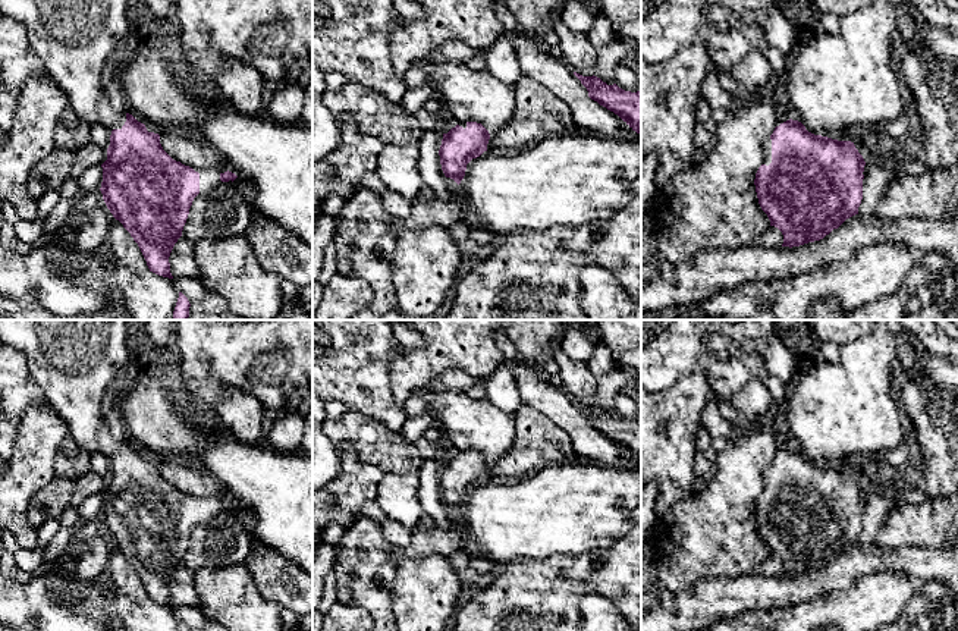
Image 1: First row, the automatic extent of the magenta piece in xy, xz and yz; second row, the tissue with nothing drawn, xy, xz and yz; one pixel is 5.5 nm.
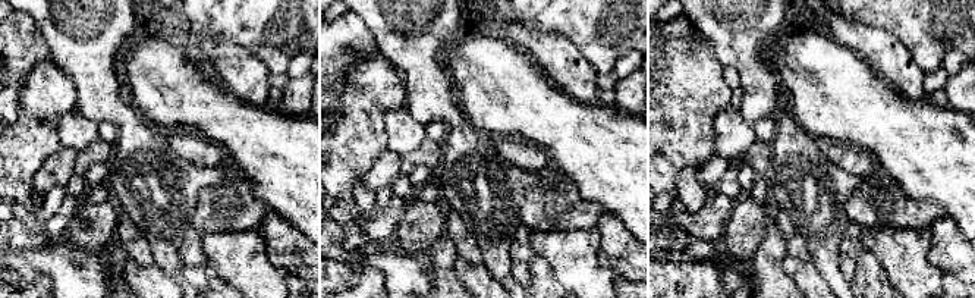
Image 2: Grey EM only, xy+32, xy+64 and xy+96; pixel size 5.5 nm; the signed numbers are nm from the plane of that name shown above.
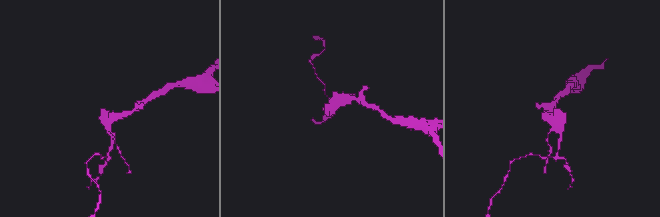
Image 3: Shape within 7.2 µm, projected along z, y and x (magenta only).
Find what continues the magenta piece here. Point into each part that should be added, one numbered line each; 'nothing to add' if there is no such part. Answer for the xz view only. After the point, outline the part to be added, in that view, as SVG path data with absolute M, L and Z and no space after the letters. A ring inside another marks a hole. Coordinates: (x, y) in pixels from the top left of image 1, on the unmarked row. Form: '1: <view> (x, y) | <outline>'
nothing to add

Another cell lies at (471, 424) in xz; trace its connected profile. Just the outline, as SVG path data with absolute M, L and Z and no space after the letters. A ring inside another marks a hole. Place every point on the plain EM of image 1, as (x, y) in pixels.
M430 383L412 390L425 401L440 421L442 431L458 451L481 452L491 464L515 443L515 418L486 399L472 399L464 390Z

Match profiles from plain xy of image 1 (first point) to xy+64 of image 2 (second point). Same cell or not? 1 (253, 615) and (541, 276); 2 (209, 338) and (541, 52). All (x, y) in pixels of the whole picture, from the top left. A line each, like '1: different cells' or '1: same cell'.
1: different cells
2: different cells

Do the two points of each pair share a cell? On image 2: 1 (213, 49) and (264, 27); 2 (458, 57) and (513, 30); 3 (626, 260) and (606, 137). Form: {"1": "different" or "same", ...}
{"1": "different", "2": "different", "3": "different"}

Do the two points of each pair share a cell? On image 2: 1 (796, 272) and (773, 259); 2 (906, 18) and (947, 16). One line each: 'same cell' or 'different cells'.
1: different cells
2: same cell

